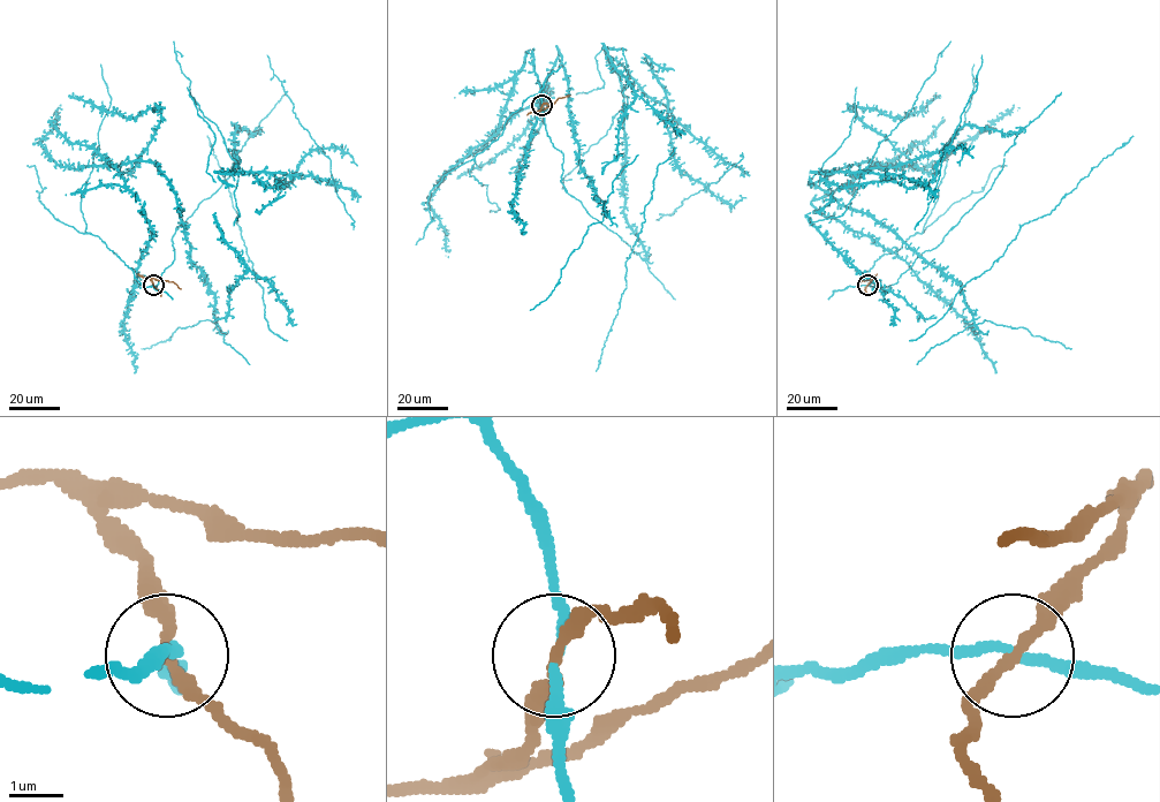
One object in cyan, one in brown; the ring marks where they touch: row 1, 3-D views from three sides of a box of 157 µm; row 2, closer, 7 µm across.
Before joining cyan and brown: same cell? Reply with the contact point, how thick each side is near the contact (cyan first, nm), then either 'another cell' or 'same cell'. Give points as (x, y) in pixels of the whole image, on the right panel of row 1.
at (867, 285); 170 nm thick on the cyan side, 200 nm on the other; another cell

